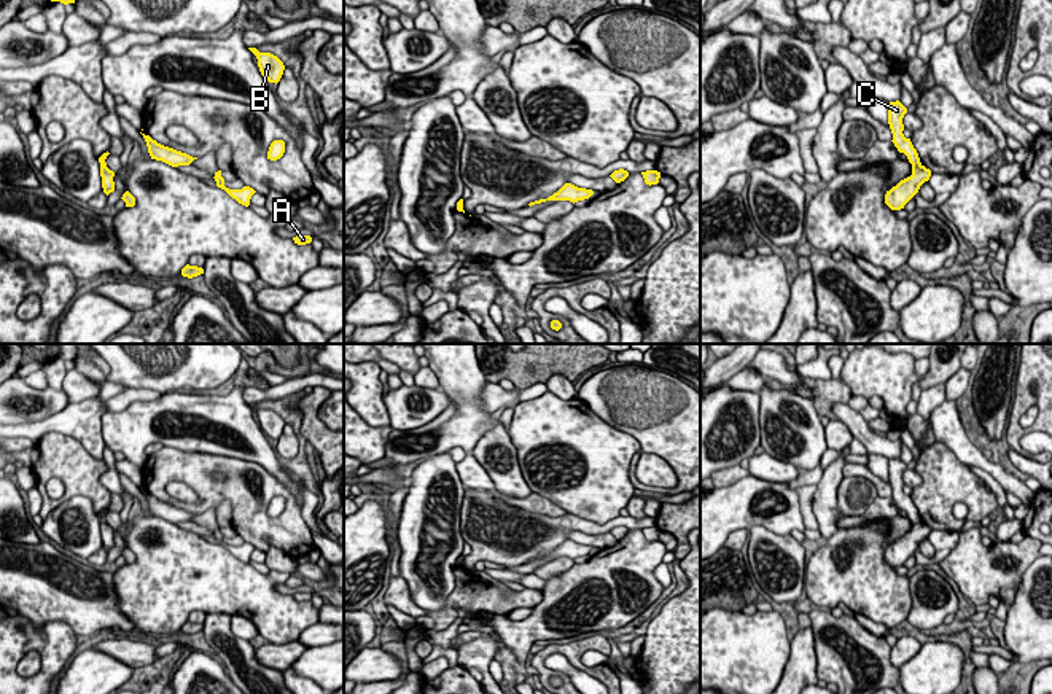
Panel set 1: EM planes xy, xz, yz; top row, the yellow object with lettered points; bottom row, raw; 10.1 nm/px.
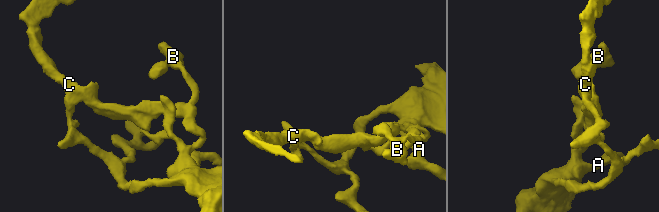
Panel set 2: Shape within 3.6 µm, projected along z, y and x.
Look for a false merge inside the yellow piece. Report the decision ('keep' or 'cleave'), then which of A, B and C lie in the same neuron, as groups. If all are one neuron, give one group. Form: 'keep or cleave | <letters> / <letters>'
cleave | A B / C

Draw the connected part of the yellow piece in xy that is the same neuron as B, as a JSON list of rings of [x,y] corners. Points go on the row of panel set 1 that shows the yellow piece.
[[[248,48],[248,49],[256,56],[261,75],[269,83],[277,84],[283,75],[283,70],[285,70],[283,62],[271,53],[259,53],[256,48]]]

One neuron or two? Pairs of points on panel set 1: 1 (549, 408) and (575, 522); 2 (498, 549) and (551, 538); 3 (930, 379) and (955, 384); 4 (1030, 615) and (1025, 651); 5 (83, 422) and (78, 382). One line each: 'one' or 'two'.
1: two
2: one
3: one
4: one
5: two

